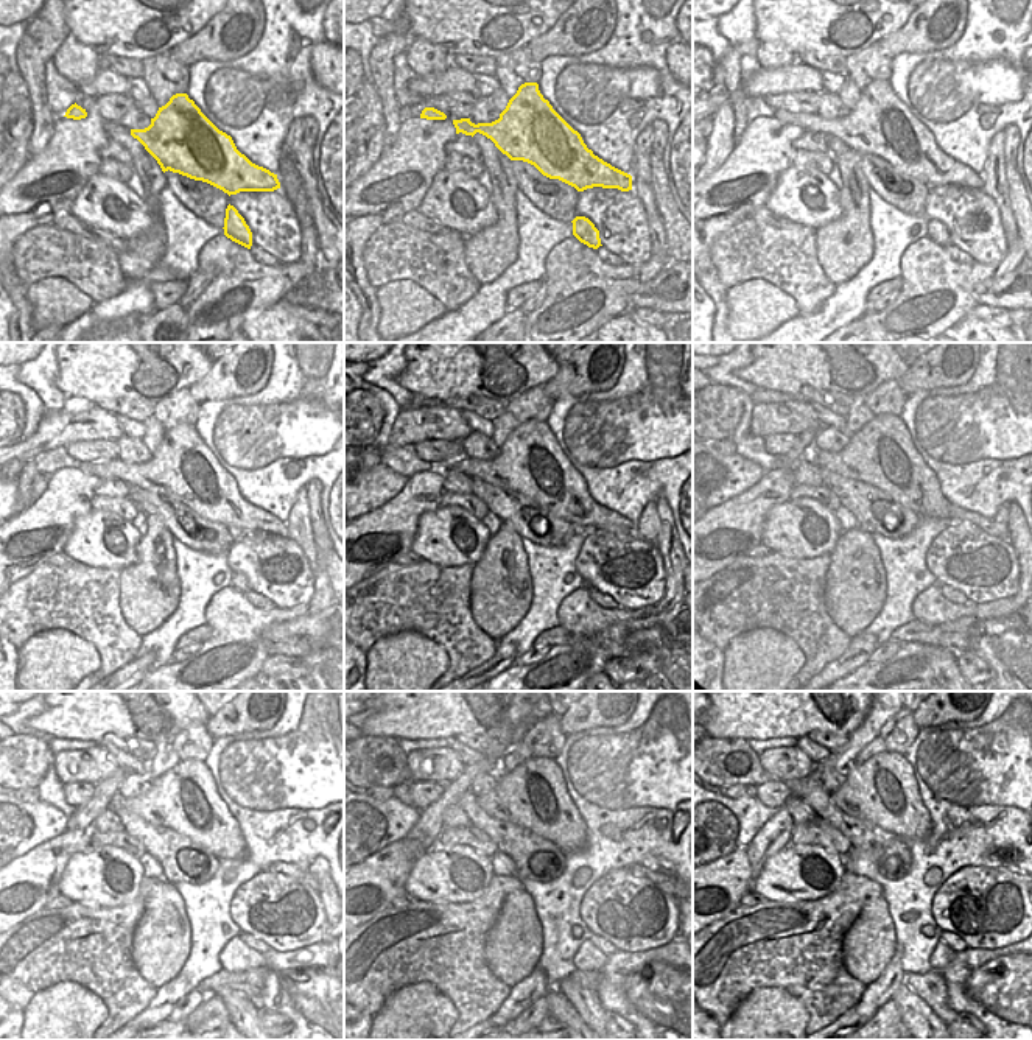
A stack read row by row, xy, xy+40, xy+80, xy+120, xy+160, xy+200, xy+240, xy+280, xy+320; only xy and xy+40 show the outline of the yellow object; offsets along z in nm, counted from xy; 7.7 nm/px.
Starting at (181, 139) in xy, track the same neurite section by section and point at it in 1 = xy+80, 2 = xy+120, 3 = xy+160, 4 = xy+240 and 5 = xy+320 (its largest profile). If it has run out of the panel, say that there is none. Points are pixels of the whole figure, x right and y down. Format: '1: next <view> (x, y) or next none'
1: next xy+80 (880, 123)
2: next xy+120 (182, 466)
3: next xy+160 (530, 461)
4: next xy+240 (186, 799)
5: next xy+320 (883, 791)

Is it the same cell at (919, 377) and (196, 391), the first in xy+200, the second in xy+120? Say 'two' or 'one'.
one

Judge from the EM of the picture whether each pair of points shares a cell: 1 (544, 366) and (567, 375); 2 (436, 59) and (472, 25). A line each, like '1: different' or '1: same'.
1: different
2: different

